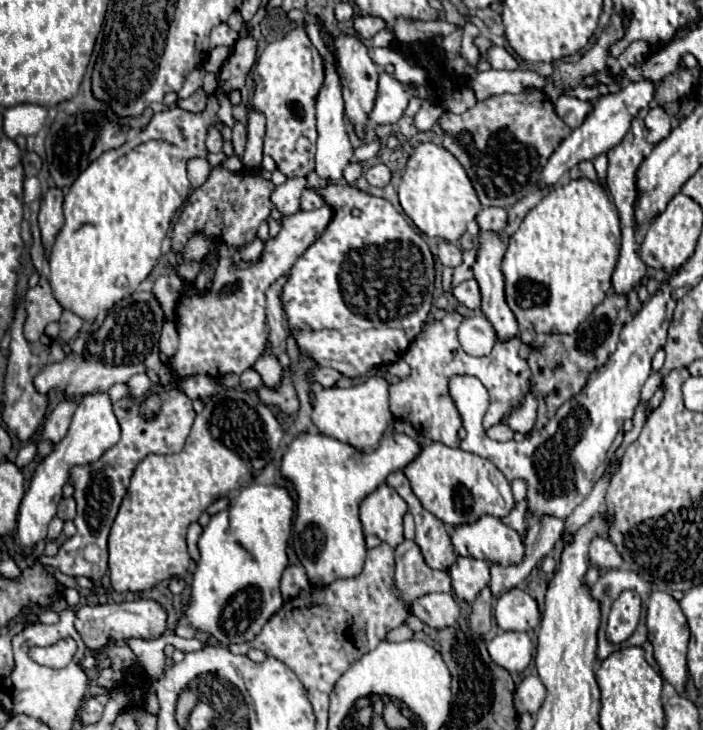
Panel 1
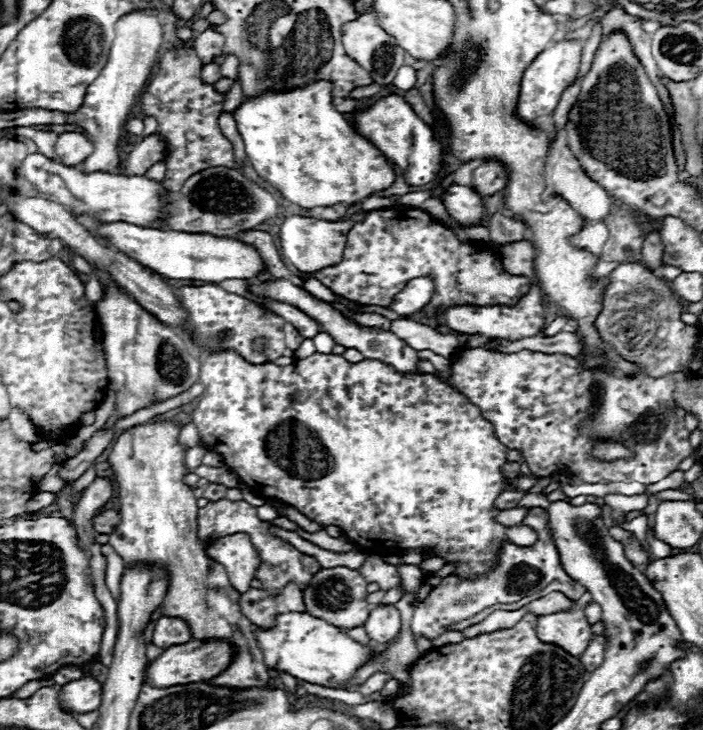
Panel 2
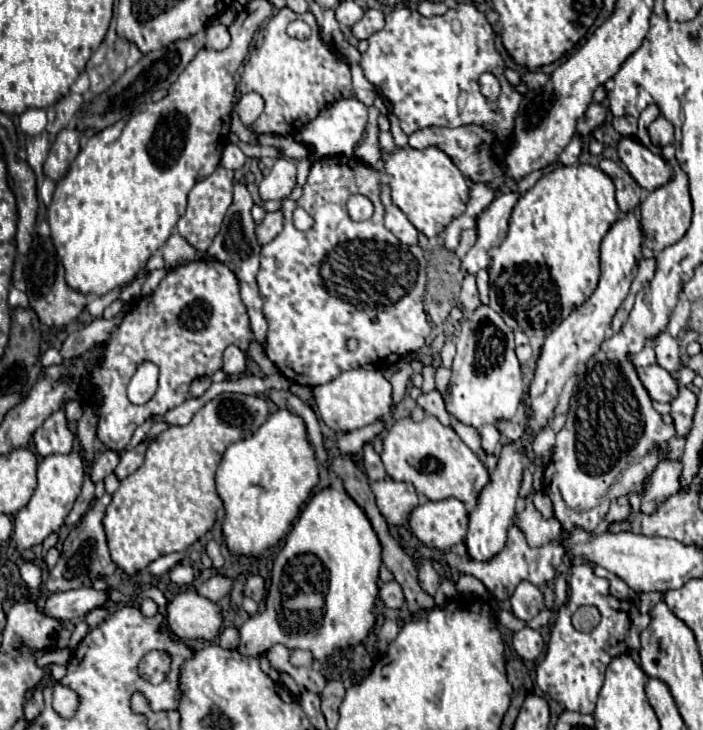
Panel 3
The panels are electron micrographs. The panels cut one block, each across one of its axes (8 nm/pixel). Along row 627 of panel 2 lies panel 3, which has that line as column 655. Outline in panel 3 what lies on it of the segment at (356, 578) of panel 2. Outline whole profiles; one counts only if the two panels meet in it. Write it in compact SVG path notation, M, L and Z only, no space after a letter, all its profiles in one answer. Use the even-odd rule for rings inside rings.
M662 330L654 338L654 352L656 362L668 372L676 372L680 368L680 352L678 352L678 340L674 340L666 330Z

